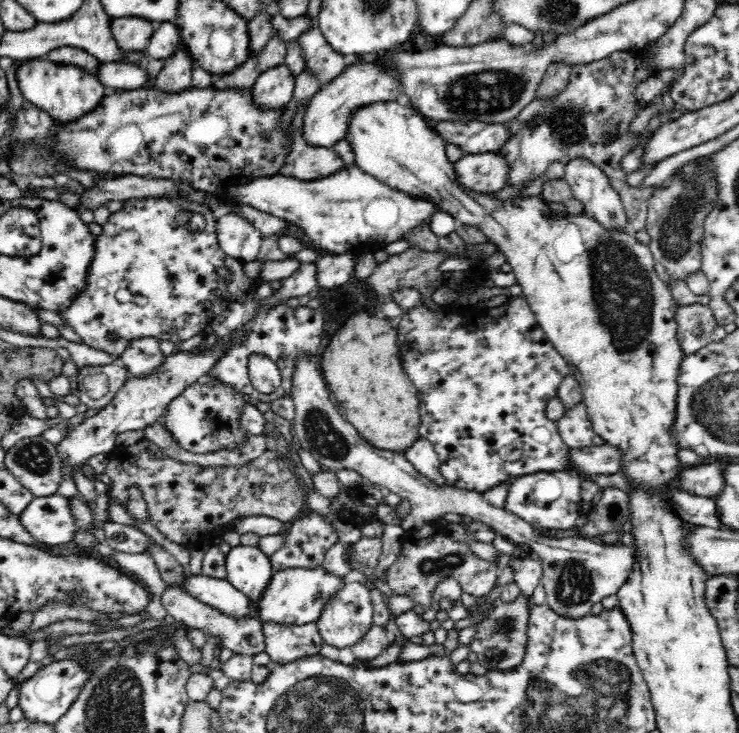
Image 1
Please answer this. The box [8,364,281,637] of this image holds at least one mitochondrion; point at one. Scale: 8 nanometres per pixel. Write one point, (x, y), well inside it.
(33, 458)

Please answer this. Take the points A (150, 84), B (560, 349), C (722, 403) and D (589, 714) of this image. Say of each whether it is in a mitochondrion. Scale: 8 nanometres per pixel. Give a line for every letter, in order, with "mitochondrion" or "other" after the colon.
A: other
B: other
C: mitochondrion
D: mitochondrion

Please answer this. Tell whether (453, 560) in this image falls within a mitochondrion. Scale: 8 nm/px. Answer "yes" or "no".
yes

